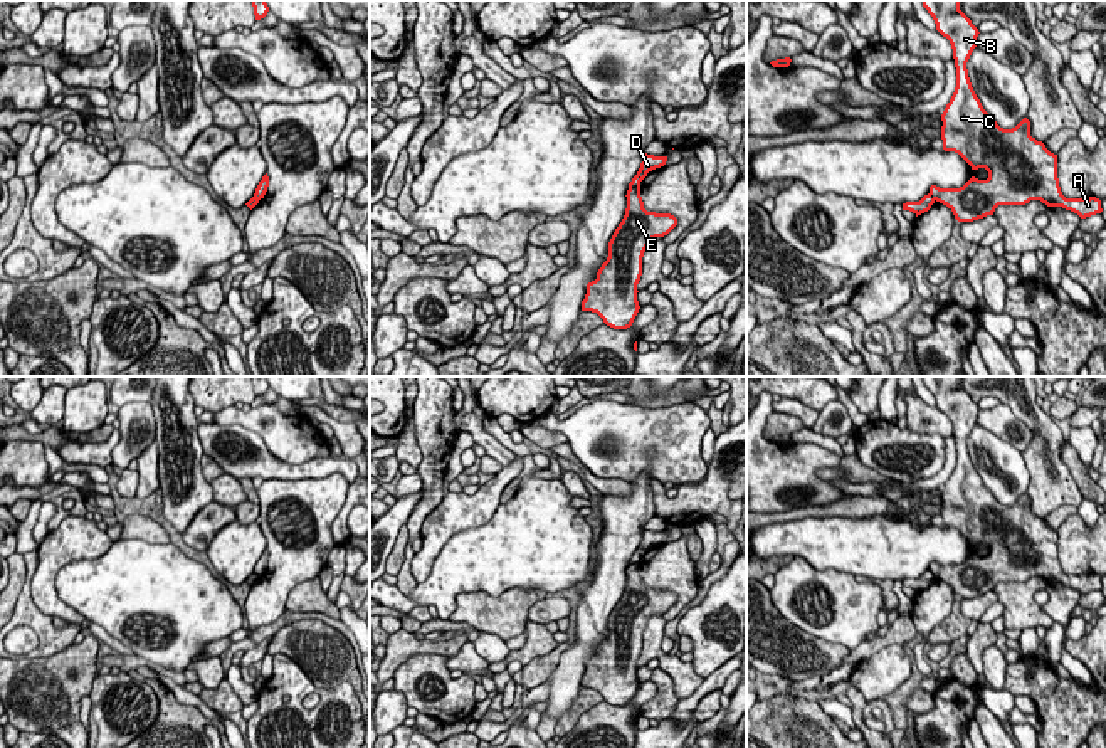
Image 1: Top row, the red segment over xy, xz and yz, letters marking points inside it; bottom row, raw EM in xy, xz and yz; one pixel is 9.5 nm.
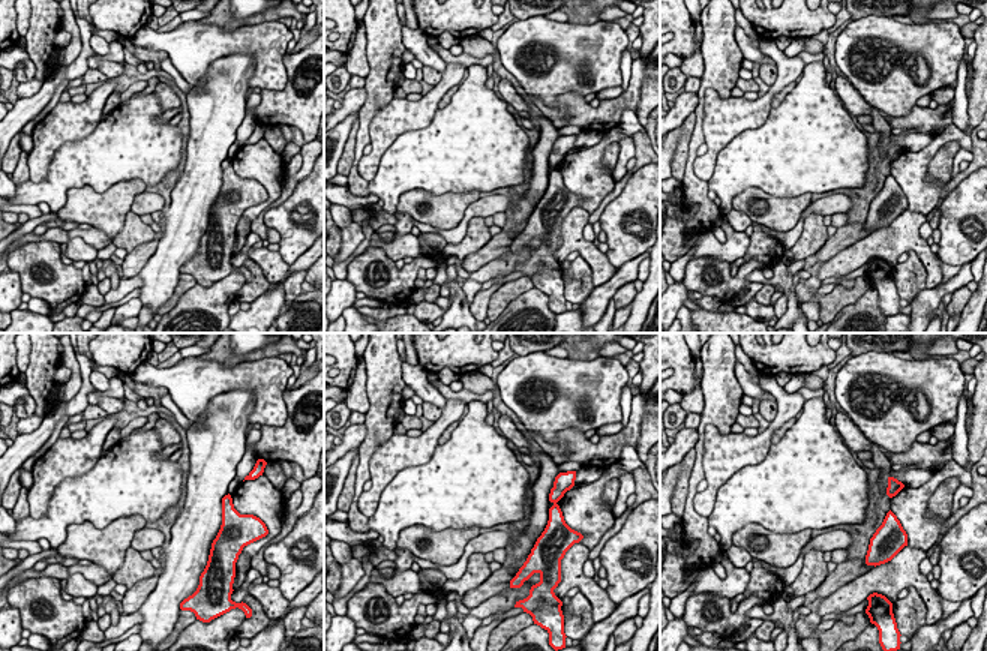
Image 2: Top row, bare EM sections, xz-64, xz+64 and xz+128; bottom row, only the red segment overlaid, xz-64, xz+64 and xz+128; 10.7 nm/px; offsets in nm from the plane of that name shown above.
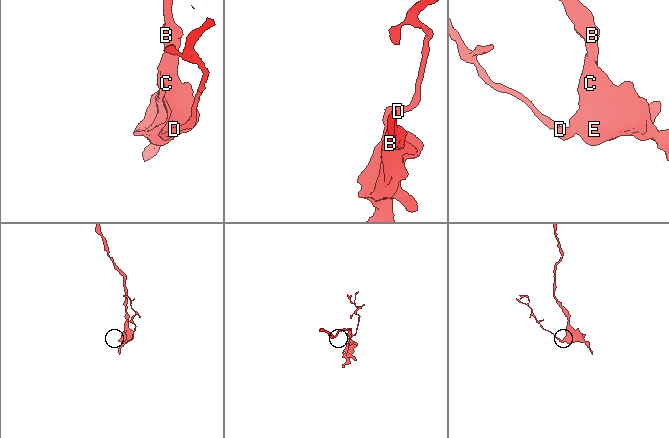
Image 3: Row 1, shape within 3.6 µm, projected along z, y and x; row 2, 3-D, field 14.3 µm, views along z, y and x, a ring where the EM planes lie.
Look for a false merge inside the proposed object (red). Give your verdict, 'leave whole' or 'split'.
split

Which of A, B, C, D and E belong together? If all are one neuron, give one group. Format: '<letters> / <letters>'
A B C E / D

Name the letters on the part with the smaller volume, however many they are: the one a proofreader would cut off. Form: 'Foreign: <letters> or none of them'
Foreign: D

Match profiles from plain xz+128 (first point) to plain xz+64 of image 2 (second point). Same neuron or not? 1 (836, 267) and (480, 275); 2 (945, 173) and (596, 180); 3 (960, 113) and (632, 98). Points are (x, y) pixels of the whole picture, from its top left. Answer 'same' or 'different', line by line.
1: same
2: different
3: different

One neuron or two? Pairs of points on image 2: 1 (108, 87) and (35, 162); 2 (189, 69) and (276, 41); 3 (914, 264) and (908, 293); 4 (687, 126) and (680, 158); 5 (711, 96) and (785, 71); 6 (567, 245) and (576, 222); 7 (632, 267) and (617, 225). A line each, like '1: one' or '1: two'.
1: one
2: one
3: one
4: one
5: one
6: one
7: two

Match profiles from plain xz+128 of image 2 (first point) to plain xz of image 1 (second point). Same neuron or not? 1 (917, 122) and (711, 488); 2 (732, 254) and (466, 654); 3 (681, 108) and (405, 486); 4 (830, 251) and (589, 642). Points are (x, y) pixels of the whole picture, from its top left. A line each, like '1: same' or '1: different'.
1: same
2: same
3: same
4: different

